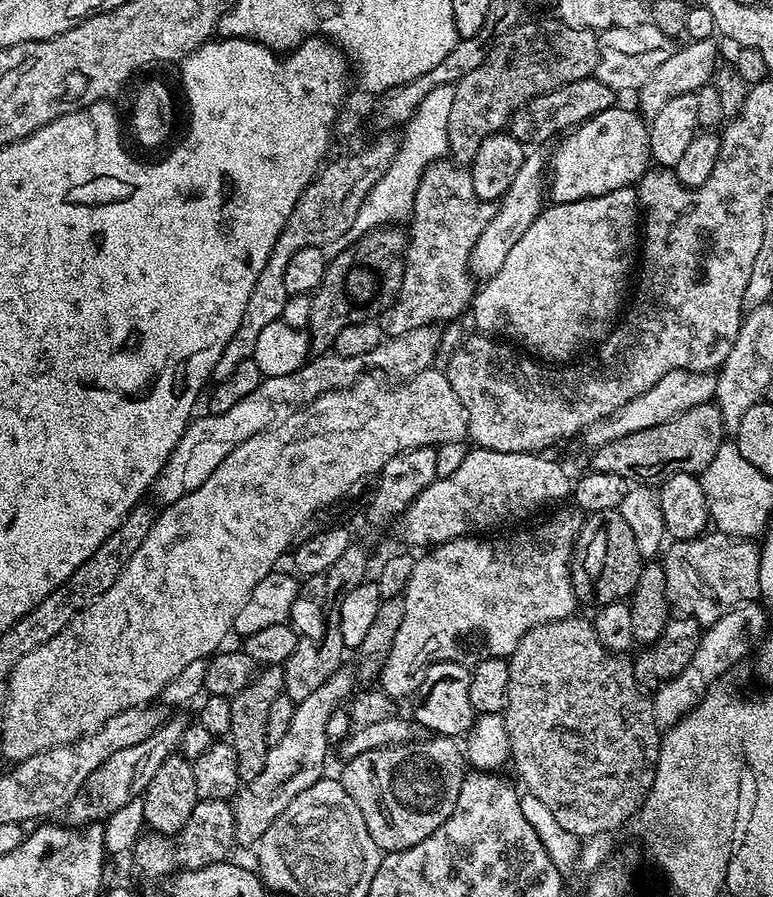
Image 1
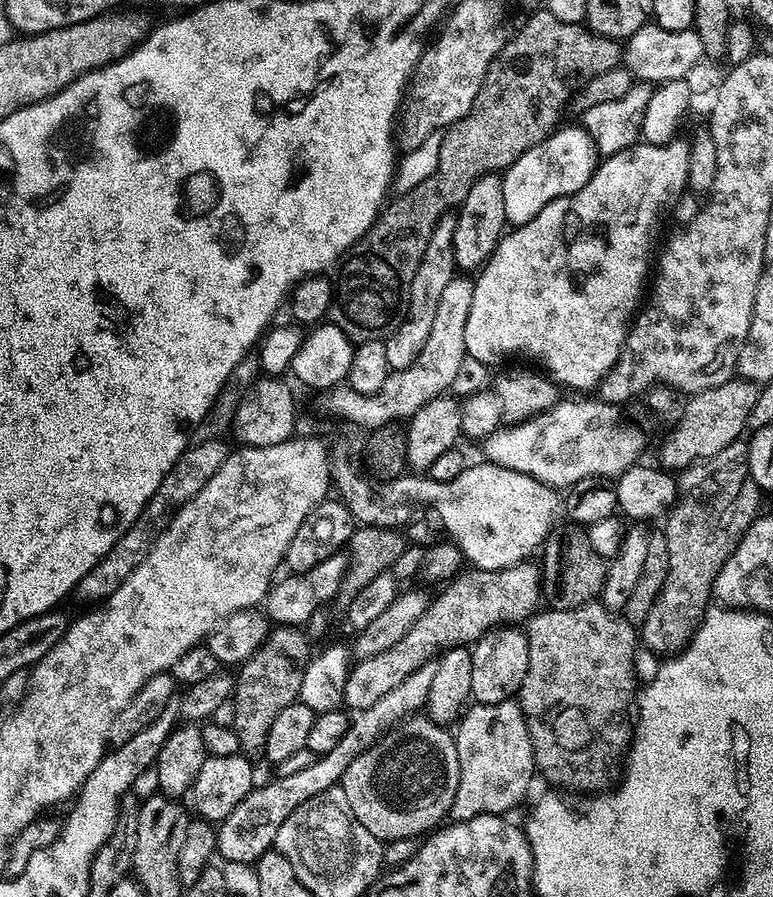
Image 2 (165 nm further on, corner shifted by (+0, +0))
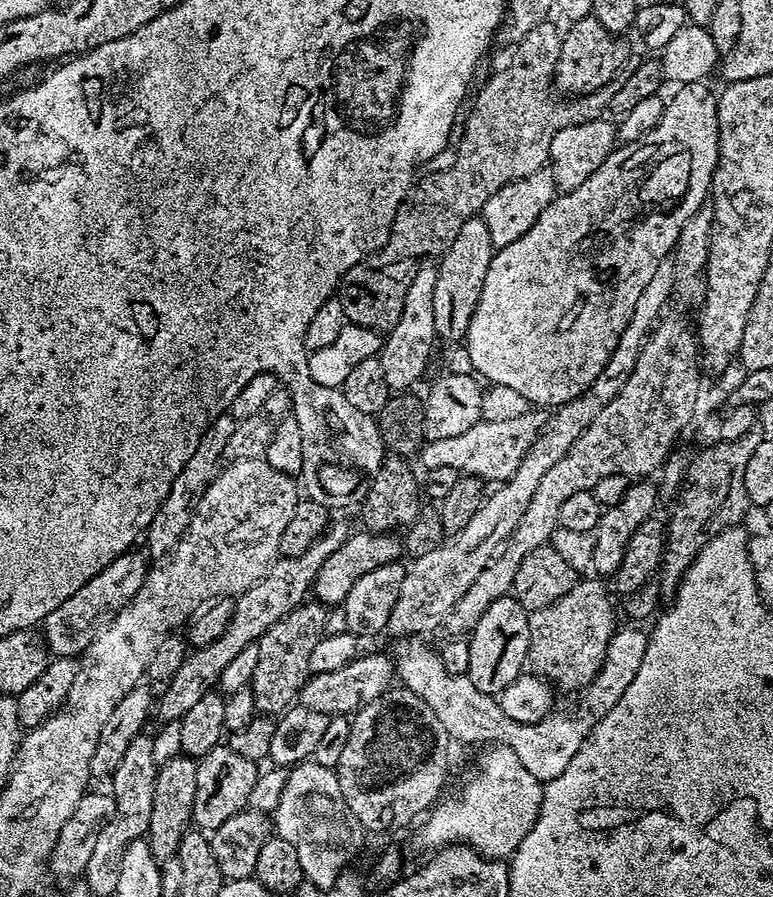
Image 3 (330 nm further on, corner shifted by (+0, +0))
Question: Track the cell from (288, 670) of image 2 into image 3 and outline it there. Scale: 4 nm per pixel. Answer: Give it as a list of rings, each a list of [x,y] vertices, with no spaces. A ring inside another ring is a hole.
[[[319,602],[302,603],[260,636],[255,645],[258,666],[250,685],[257,713],[275,718],[297,703],[302,686],[310,675],[310,654],[325,635],[328,613],[329,609]]]

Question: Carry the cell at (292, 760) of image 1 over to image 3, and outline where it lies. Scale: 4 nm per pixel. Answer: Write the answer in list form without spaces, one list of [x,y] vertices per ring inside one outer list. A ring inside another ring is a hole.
[[[669,258],[660,263],[658,270],[654,270],[654,278],[650,278],[646,290],[642,290],[642,295],[638,298],[638,306],[634,308],[634,314],[630,316],[626,330],[618,338],[618,346],[614,348],[602,374],[598,374],[595,382],[588,387],[588,391],[583,392],[578,399],[571,400],[569,404],[559,405],[555,409],[556,414],[543,425],[542,433],[532,451],[524,456],[524,461],[520,463],[516,473],[507,482],[501,483],[497,487],[500,489],[461,526],[460,532],[454,536],[449,535],[444,543],[438,546],[438,550],[430,550],[430,554],[415,557],[411,561],[412,565],[410,563],[407,565],[399,590],[398,602],[394,604],[394,610],[391,611],[391,616],[388,619],[387,635],[392,635],[392,638],[420,638],[426,634],[423,632],[432,632],[435,628],[437,631],[443,625],[444,619],[454,610],[458,600],[466,594],[466,590],[470,590],[474,578],[478,578],[478,574],[482,574],[482,570],[486,570],[486,566],[496,559],[498,553],[511,538],[512,531],[520,525],[522,514],[526,510],[526,506],[530,506],[530,498],[534,498],[534,490],[538,490],[538,482],[542,482],[546,470],[550,470],[550,466],[554,466],[554,462],[558,462],[558,458],[562,458],[562,454],[566,454],[566,450],[570,450],[570,446],[574,446],[574,442],[590,426],[590,422],[594,422],[596,415],[603,410],[605,403],[613,400],[618,394],[618,390],[622,390],[622,386],[626,386],[630,374],[634,374],[634,366],[638,362],[638,354],[642,350],[644,341],[651,336],[652,329],[660,323],[662,319],[660,311],[667,306],[668,299],[670,301],[673,299],[675,287],[676,271],[674,270],[674,262]]]

